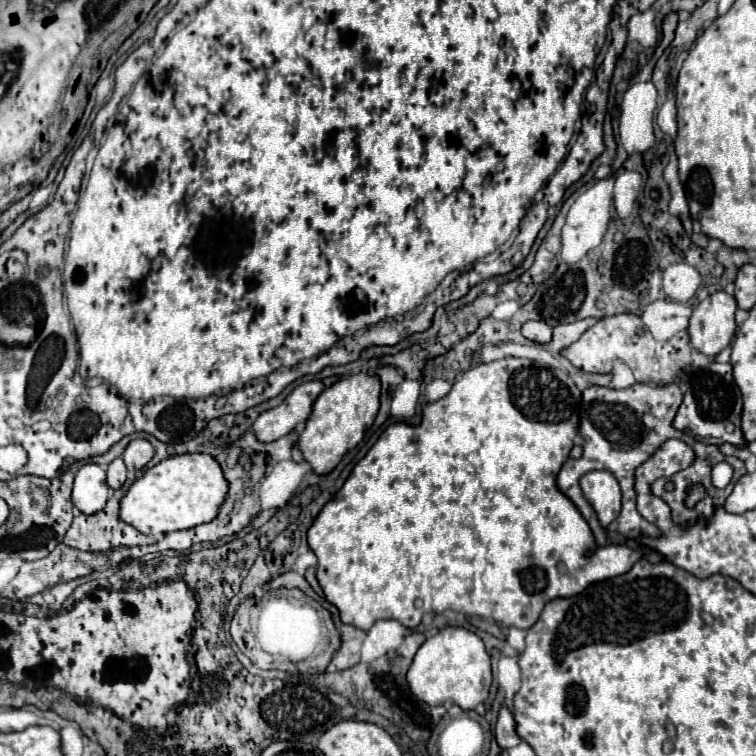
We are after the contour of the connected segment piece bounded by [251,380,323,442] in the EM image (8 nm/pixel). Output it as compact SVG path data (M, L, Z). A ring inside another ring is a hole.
M311 380L299 384L285 400L283 404L265 410L259 414L259 418L253 422L253 434L259 442L273 442L285 434L289 434L295 424L305 422L311 414L315 398L321 394L323 382Z

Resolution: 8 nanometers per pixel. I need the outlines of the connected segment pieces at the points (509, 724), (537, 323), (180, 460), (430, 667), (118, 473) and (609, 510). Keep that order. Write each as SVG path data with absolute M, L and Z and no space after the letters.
M505 704L499 710L499 718L497 718L497 724L495 724L495 738L497 738L497 744L501 748L505 748L505 750L513 748L513 746L517 746L521 742L521 738L515 732L513 714Z
M527 320L521 326L521 334L533 342L549 342L551 340L551 328L543 320Z
M181 454L181 456L169 456L161 460L159 464L147 468L147 472L137 478L127 494L121 498L119 518L131 526L135 526L143 534L163 534L171 530L183 530L193 528L197 524L211 522L217 516L217 510L227 494L227 480L223 478L223 472L213 456L209 454Z
M463 626L441 628L417 650L407 672L407 684L411 692L429 706L453 700L463 710L473 710L487 698L491 686L491 662L483 640Z
M115 458L107 468L107 484L117 490L125 482L125 474L127 474L125 462L121 458Z
M595 470L581 478L581 490L587 502L595 508L601 526L607 528L619 514L622 505L622 493L617 478L607 470Z

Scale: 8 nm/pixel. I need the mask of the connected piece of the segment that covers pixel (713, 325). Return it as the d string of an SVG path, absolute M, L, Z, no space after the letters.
M717 290L701 300L689 318L687 332L691 346L707 356L717 356L733 340L735 310L735 298L723 290Z

